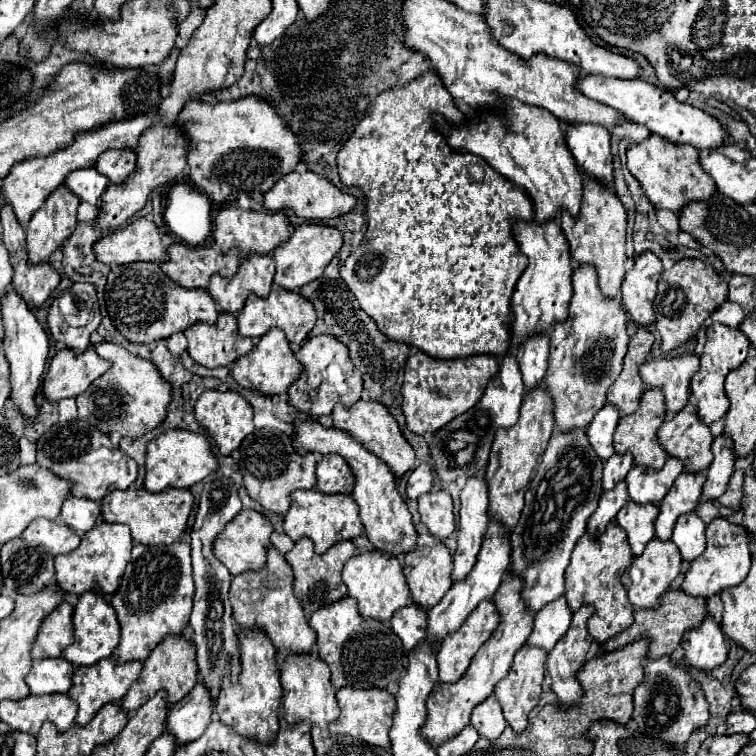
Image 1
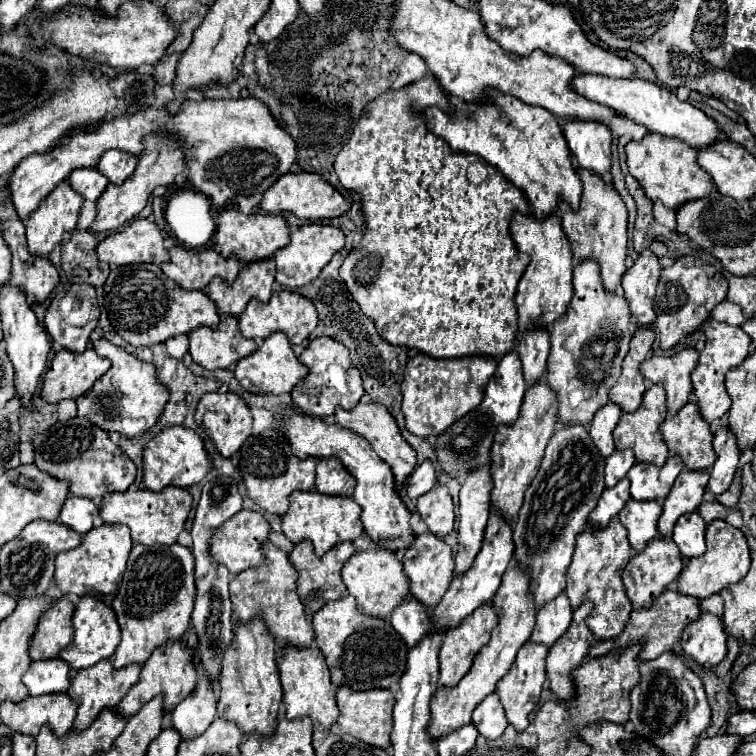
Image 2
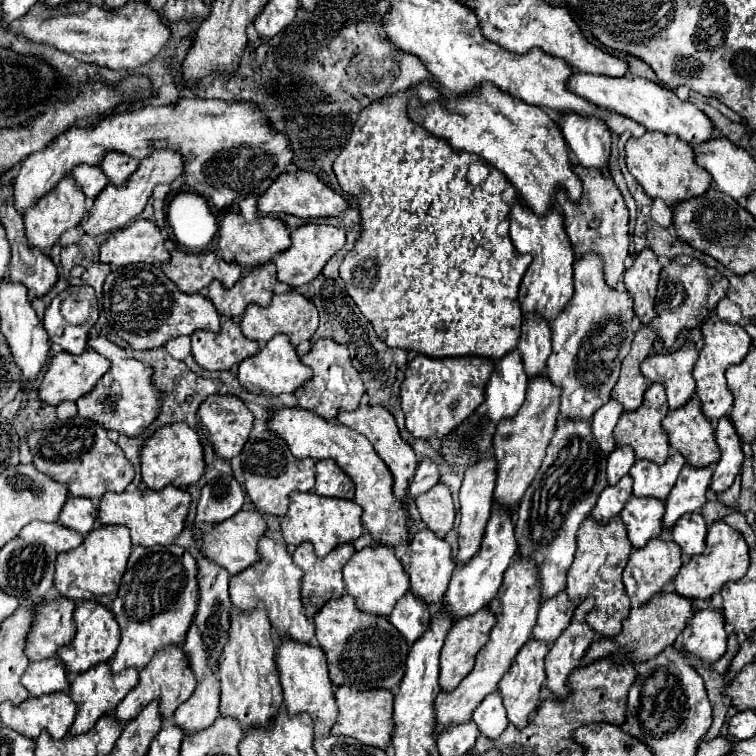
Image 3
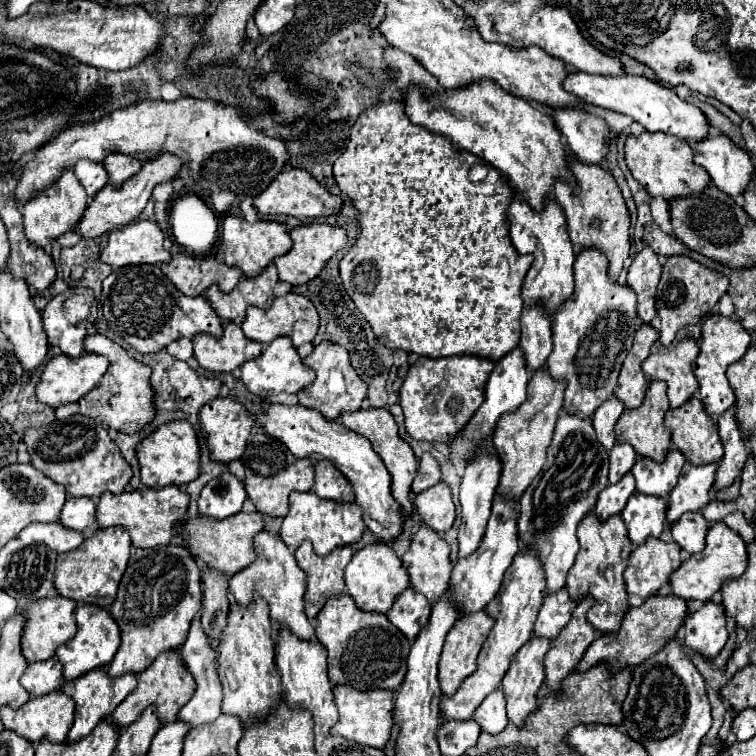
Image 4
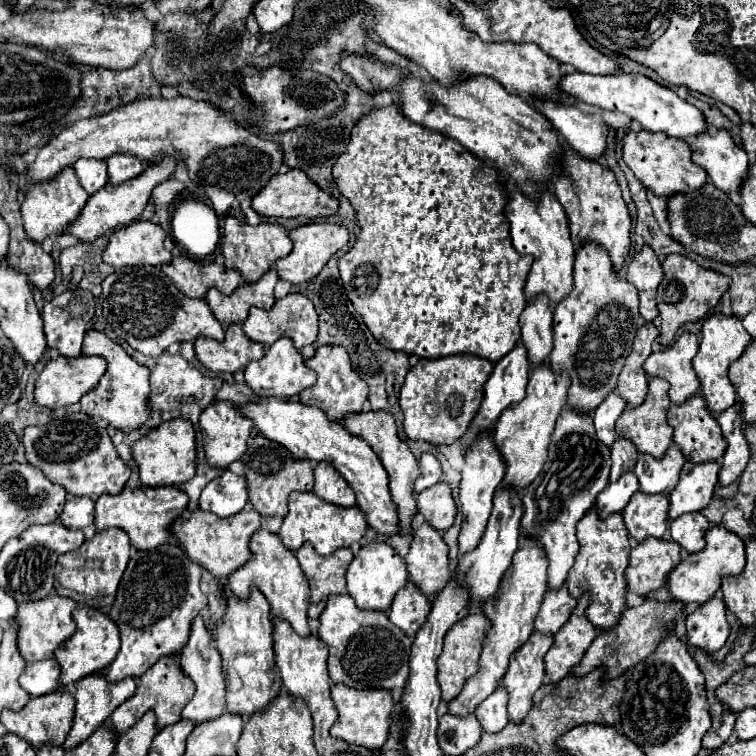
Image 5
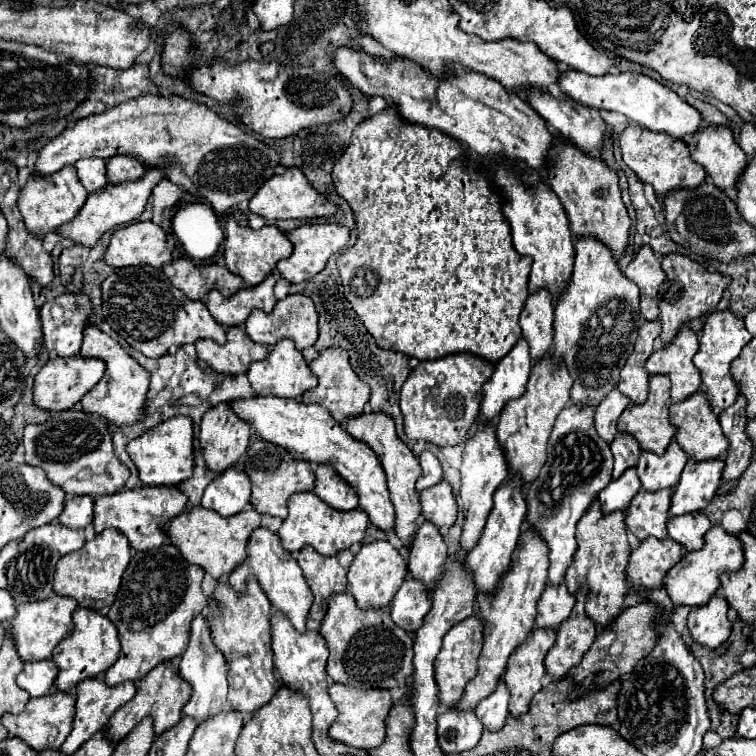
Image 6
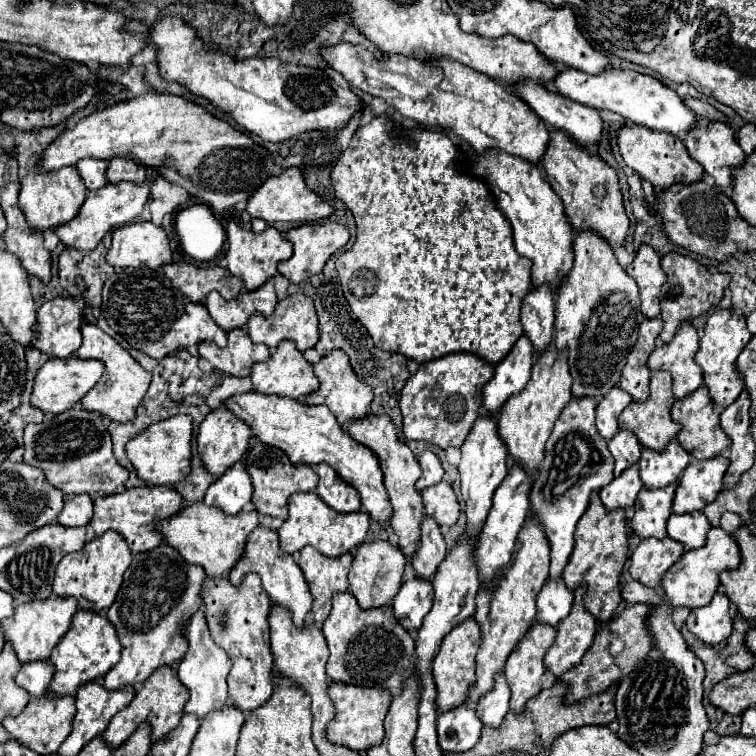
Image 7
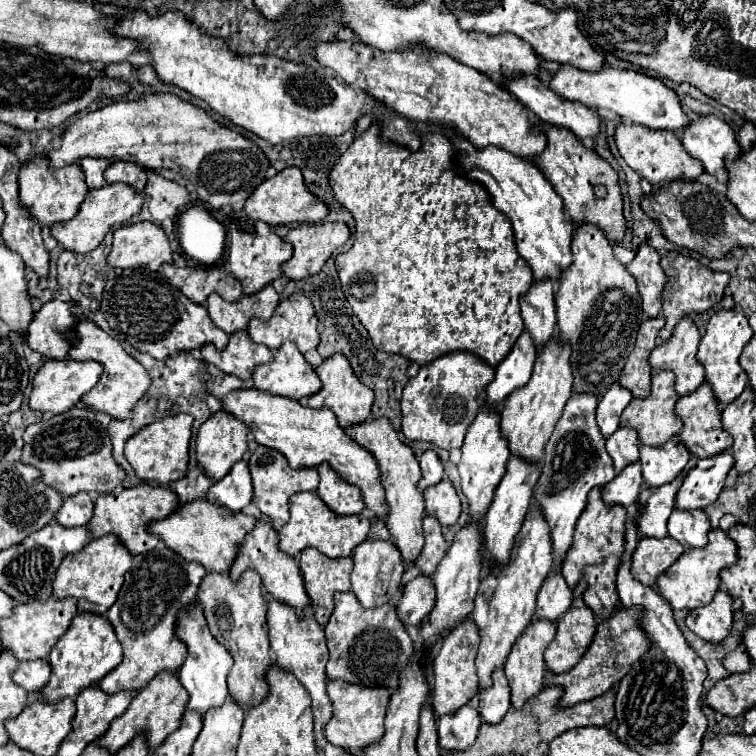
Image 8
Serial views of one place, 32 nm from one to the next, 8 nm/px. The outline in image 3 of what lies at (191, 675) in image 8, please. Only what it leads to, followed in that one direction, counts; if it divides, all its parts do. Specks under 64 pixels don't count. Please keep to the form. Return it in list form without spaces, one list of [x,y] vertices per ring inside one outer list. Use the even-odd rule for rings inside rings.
[[[194,624],[190,626],[182,648],[188,652],[190,666],[196,674],[196,690],[184,704],[180,704],[180,708],[176,708],[172,718],[184,734],[192,734],[208,728],[218,718],[220,682],[206,664],[206,648]]]

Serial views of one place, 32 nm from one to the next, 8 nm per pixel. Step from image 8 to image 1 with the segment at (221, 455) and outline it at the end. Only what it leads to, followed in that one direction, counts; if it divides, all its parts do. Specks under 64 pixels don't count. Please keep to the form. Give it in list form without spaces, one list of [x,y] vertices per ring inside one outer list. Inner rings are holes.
[[[206,390],[206,392],[202,392],[198,402],[196,402],[196,410],[194,412],[196,412],[198,424],[216,442],[220,454],[224,454],[224,456],[230,456],[230,452],[240,446],[240,440],[244,440],[254,430],[254,424],[252,424],[252,412],[254,410],[252,410],[250,402],[244,400],[234,390],[226,390],[226,392]]]

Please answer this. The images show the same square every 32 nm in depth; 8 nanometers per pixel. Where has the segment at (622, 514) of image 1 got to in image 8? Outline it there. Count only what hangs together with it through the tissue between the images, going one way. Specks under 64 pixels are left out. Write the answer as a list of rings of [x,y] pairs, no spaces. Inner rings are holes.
[[[678,476],[672,484],[664,484],[660,488],[644,486],[638,496],[638,516],[636,528],[640,536],[664,538],[668,516],[674,510],[674,498],[682,484],[682,476]]]

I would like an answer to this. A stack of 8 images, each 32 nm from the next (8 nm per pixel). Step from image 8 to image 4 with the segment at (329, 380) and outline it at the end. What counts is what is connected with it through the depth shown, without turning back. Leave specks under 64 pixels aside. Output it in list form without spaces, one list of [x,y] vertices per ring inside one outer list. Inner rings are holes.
[[[320,342],[314,346],[312,354],[304,358],[304,364],[310,366],[316,372],[316,380],[308,384],[308,388],[302,388],[296,396],[302,406],[316,408],[326,420],[336,420],[342,412],[354,412],[360,408],[362,398],[366,396],[366,384],[360,380],[356,370],[350,364],[348,350],[344,346],[332,344],[332,342]]]

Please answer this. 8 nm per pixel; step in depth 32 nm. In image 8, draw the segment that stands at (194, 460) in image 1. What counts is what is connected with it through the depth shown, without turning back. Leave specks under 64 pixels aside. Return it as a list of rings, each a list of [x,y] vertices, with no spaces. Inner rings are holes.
[[[176,414],[176,416],[164,418],[142,428],[126,442],[126,448],[124,448],[126,460],[132,464],[140,480],[148,484],[170,486],[172,482],[186,476],[188,460],[190,460],[188,450],[190,450],[190,438],[192,438],[192,420],[194,418],[190,414]]]

